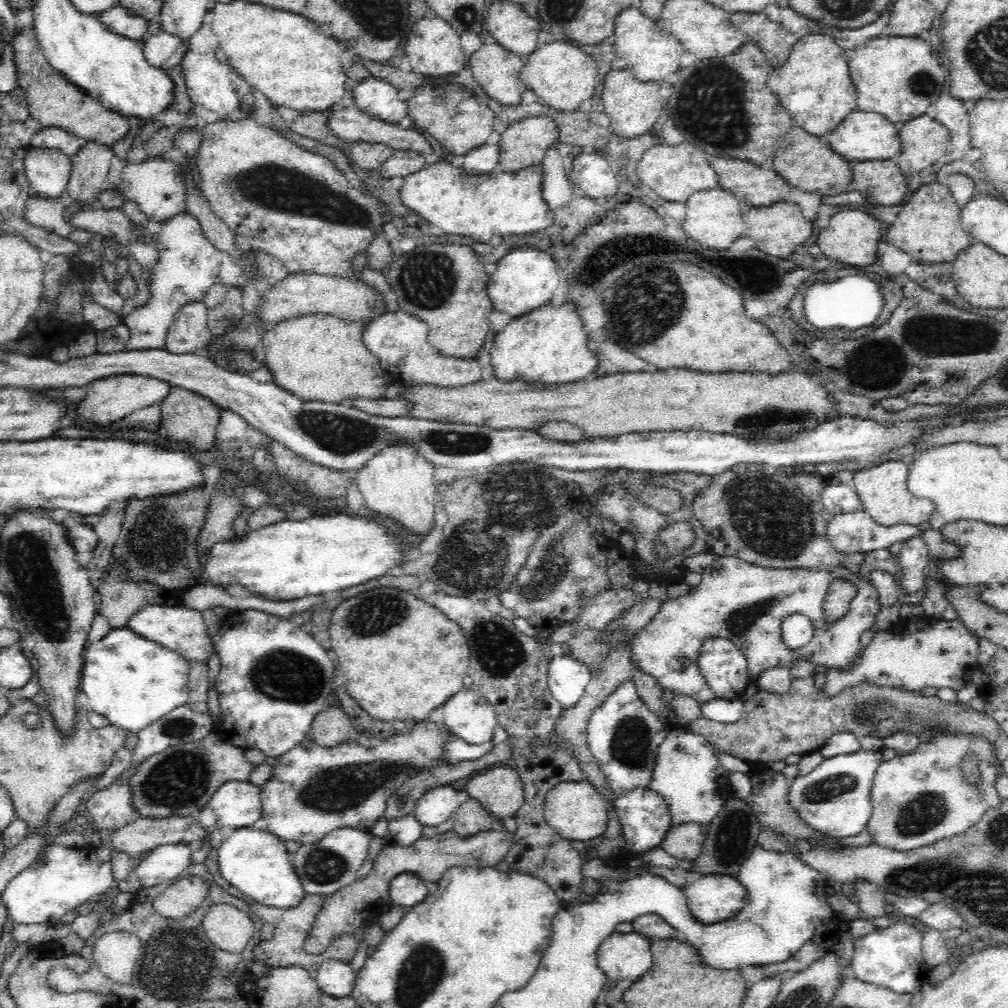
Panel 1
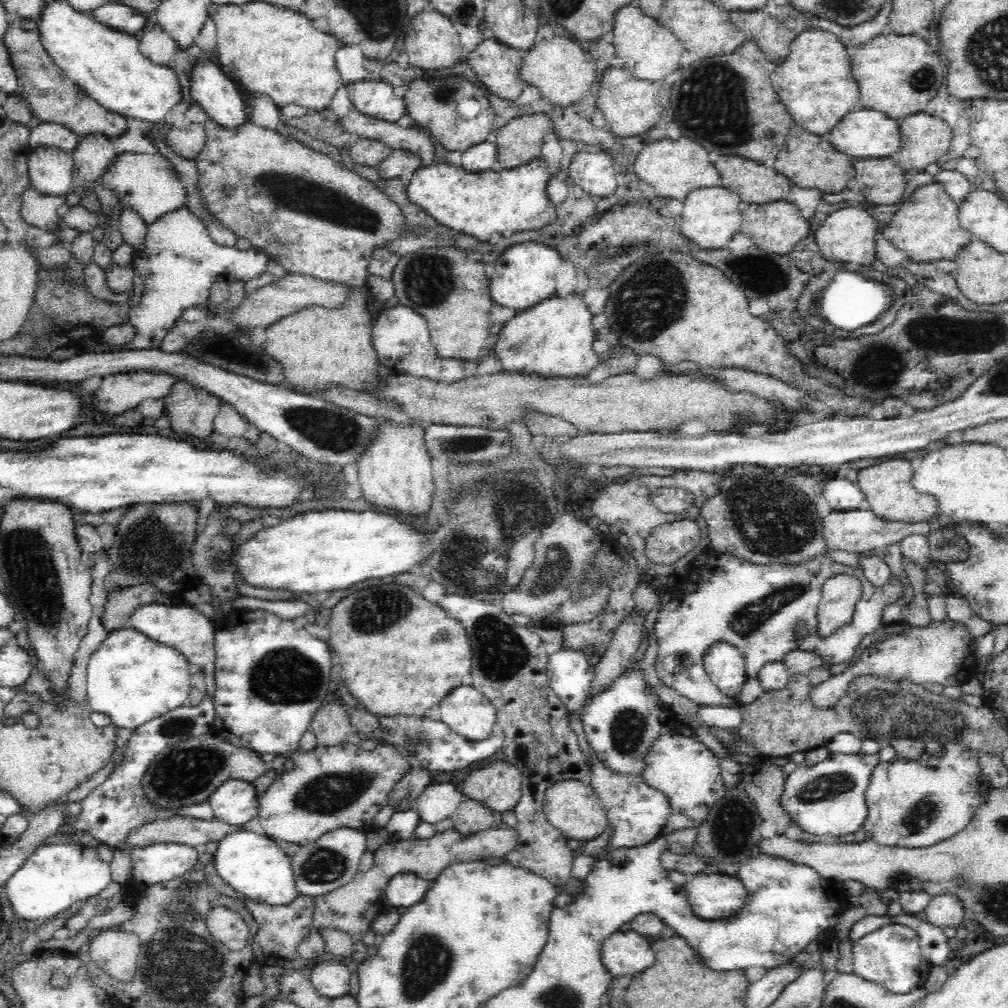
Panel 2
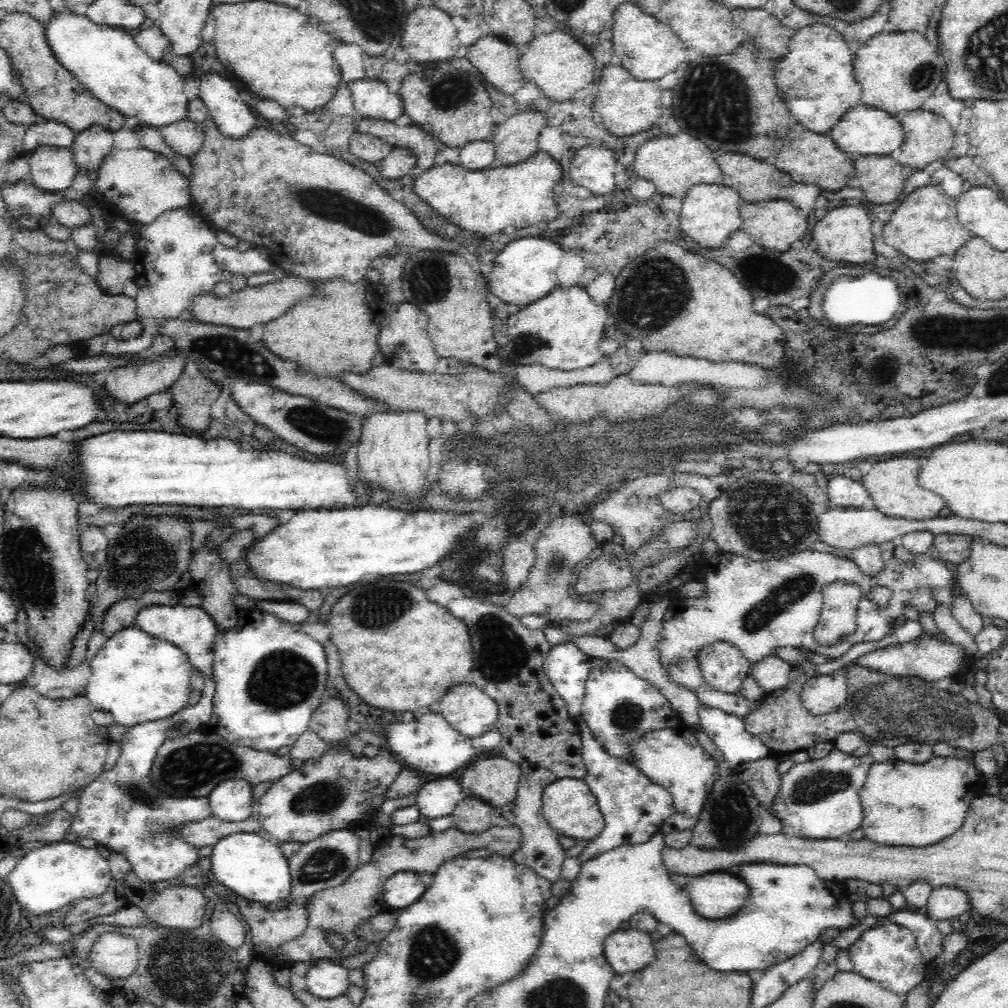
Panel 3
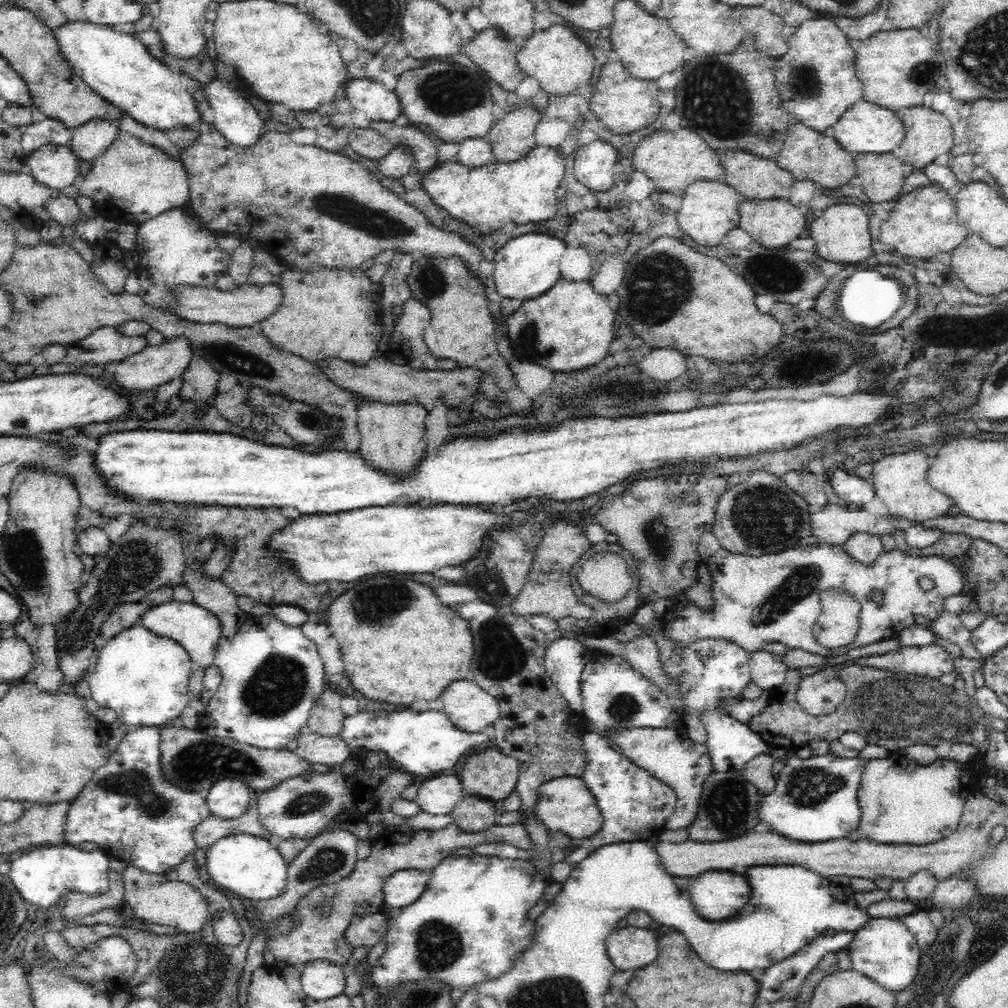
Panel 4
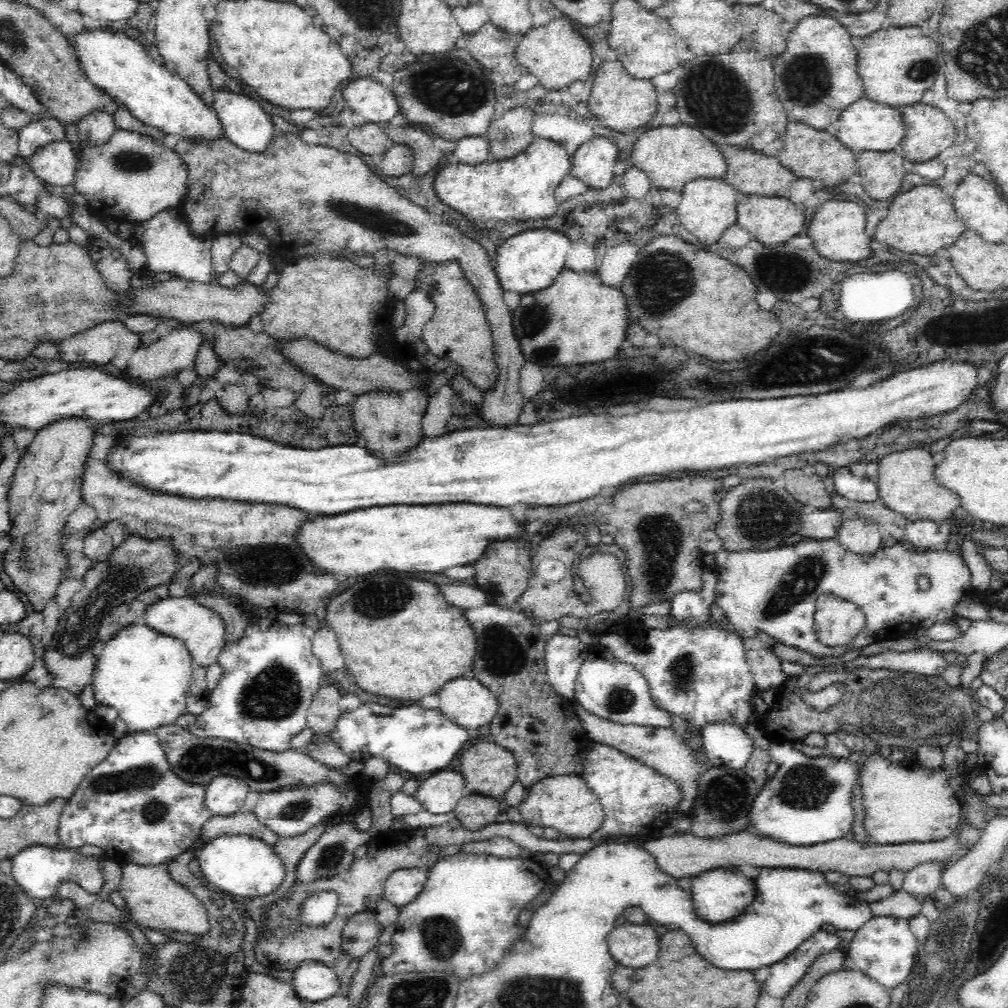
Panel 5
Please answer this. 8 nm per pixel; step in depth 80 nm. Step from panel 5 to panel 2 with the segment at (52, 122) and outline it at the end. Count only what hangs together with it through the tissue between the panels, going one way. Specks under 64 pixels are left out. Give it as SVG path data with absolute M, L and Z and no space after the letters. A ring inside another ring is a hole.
M38 122L30 131L29 146L32 149L56 147L72 154L82 139L83 137L79 137L61 124Z

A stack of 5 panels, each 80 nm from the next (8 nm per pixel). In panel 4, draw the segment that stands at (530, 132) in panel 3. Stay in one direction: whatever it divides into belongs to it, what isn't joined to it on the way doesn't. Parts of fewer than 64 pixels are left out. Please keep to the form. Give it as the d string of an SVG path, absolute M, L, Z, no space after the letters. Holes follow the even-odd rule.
M518 108L505 113L502 120L488 131L494 162L517 161L525 157L530 149L537 147L535 130L541 121L541 113L535 108Z

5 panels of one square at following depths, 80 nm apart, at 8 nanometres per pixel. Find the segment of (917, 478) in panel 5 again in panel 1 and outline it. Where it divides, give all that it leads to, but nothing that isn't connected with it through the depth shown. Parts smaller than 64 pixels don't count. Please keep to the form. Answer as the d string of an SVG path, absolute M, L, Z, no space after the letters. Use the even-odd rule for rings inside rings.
M886 461L880 465L853 472L852 486L861 501L862 510L879 525L919 525L928 521L934 504L926 498L918 498L909 492L907 475L909 465L902 461Z

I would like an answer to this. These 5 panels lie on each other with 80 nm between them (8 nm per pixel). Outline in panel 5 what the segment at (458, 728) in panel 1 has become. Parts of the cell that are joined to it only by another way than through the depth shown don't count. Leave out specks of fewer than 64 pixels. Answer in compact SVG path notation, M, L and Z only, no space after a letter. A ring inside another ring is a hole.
M474 677L450 680L437 695L443 715L468 731L488 726L498 712L496 698Z

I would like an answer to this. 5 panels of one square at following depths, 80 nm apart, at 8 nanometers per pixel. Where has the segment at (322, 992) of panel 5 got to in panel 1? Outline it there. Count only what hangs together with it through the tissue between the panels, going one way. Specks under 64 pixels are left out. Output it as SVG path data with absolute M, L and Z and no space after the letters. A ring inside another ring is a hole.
M326 960L315 974L322 992L333 997L350 997L356 978L357 973L340 960Z

